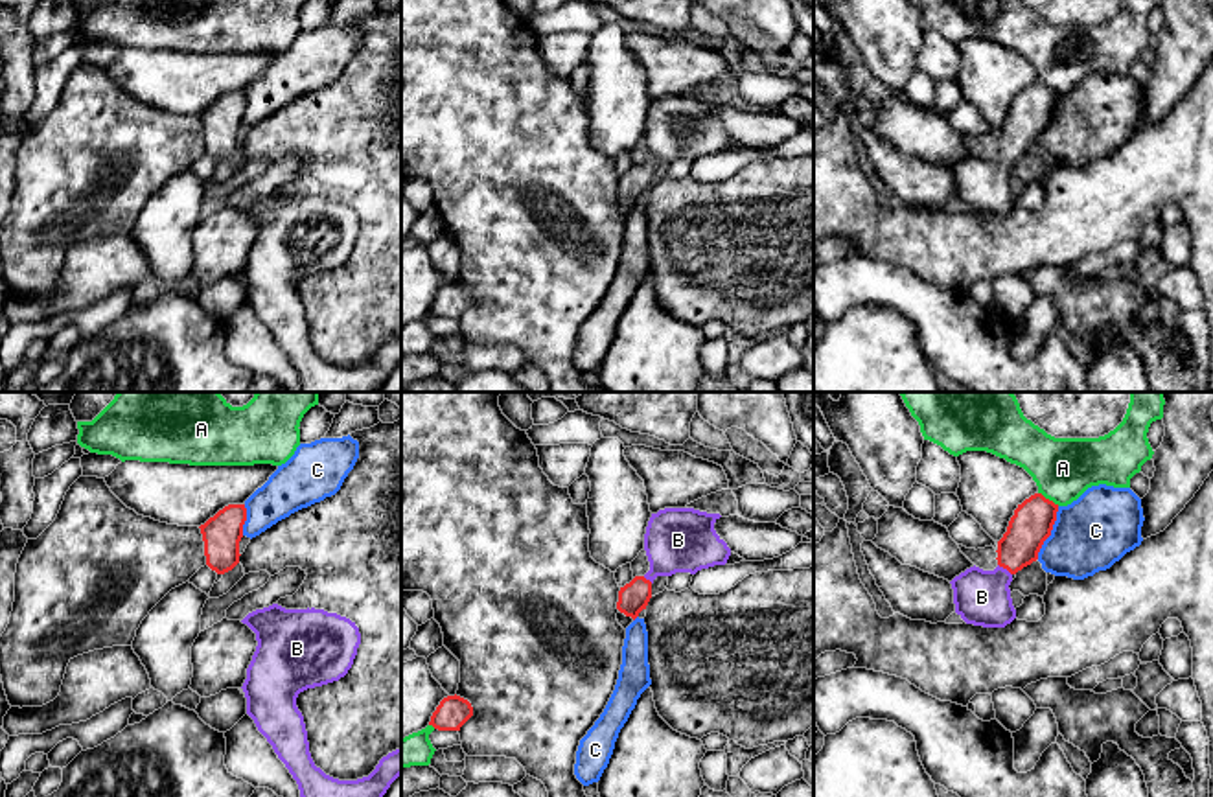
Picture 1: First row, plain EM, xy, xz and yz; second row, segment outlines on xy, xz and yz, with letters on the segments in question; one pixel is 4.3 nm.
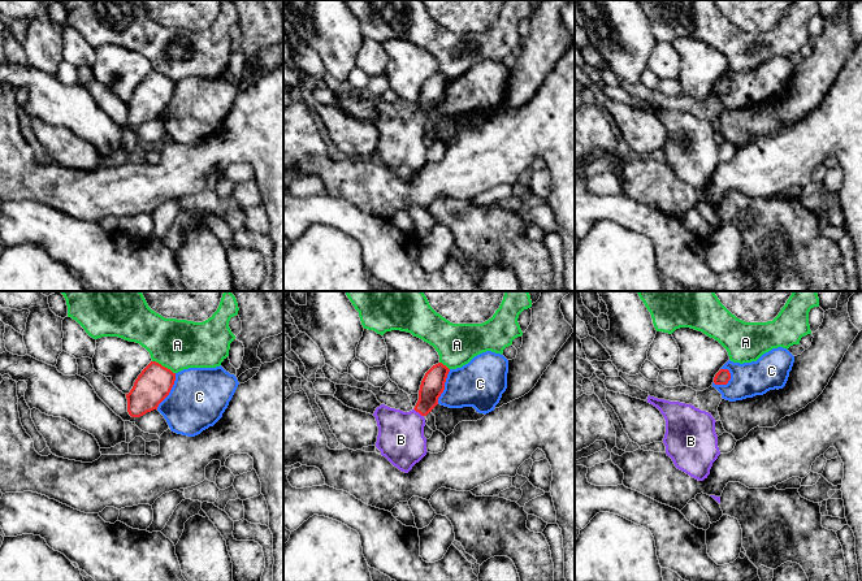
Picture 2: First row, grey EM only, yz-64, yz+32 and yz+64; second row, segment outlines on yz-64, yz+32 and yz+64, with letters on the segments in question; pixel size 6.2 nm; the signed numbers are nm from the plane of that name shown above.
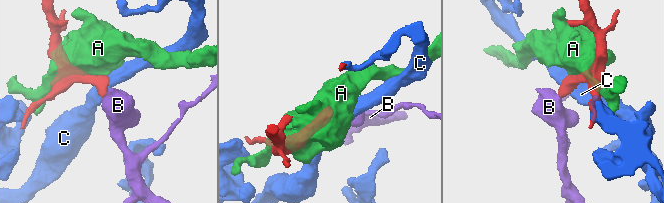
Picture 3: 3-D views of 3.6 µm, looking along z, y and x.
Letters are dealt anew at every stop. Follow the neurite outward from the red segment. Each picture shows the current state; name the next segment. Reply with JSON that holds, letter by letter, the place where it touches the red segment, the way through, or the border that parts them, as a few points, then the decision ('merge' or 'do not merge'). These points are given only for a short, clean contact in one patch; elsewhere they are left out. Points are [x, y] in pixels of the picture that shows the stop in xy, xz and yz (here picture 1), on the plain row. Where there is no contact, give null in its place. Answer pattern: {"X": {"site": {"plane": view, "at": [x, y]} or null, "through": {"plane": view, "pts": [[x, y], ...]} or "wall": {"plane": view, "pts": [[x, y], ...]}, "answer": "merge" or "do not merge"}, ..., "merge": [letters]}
{"A": {"site": {"plane": "yz", "at": [1048, 87]}, "answer": "do not merge"}, "B": {"site": {"plane": "yz", "at": [1005, 155]}, "through": {"plane": "yz", "pts": [[1033, 107], [1005, 155], [1002, 164], [981, 184]]}, "answer": "merge"}, "C": {"site": {"plane": "yz", "at": [1050, 120]}, "wall": {"plane": "yz", "pts": [[1059, 94], [1053, 116], [1037, 146]]}, "answer": "do not merge"}, "merge": ["B"]}

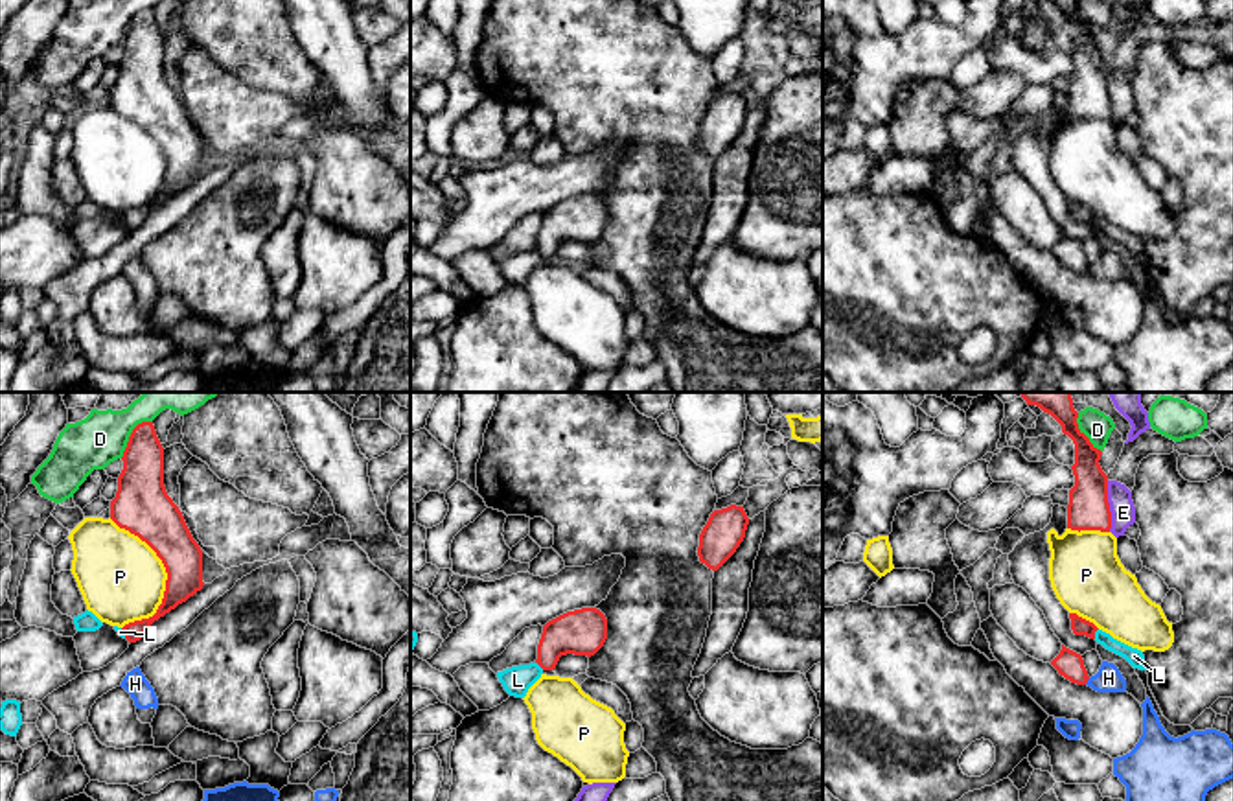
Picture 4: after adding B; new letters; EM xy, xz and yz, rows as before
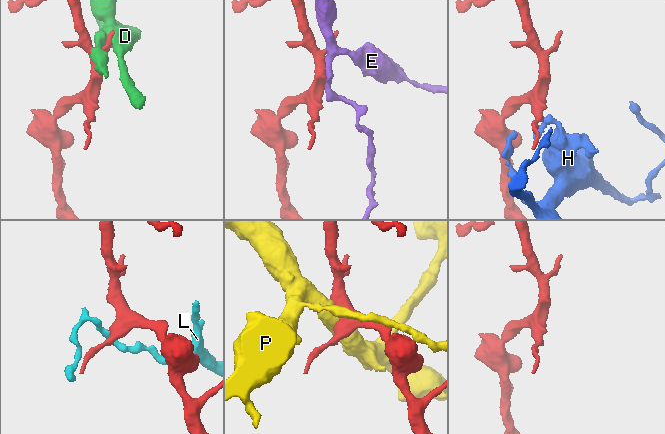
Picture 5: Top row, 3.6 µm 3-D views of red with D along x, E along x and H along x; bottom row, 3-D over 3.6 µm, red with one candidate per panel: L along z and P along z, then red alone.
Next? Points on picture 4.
{"D": {"site": {"plane": "xy", "at": [131, 23]}, "answer": "do not merge"}, "E": {"site": {"plane": "yz", "at": [1108, 94]}, "answer": "do not merge"}, "H": {"site": {"plane": "yz", "at": [1086, 269]}, "wall": {"plane": "yz", "pts": [[1090, 266], [1084, 271]]}, "answer": "do not merge"}, "L": {"site": {"plane": "yz", "at": [1094, 221]}, "answer": "do not merge"}, "P": {"site": {"plane": "xy", "at": [168, 164]}, "answer": "do not merge"}, "merge": []}

